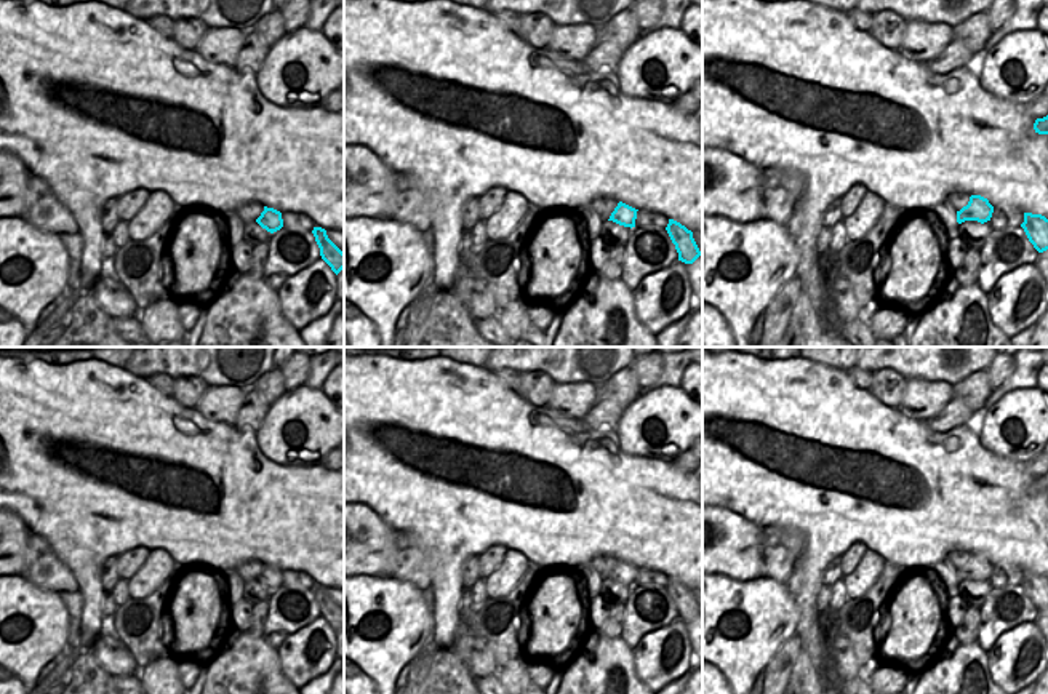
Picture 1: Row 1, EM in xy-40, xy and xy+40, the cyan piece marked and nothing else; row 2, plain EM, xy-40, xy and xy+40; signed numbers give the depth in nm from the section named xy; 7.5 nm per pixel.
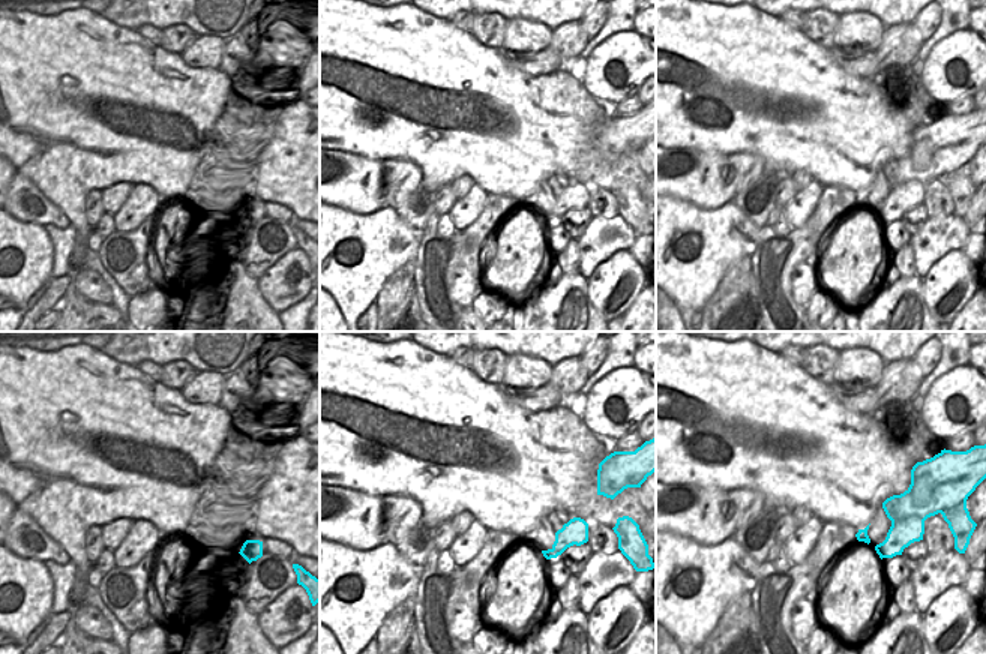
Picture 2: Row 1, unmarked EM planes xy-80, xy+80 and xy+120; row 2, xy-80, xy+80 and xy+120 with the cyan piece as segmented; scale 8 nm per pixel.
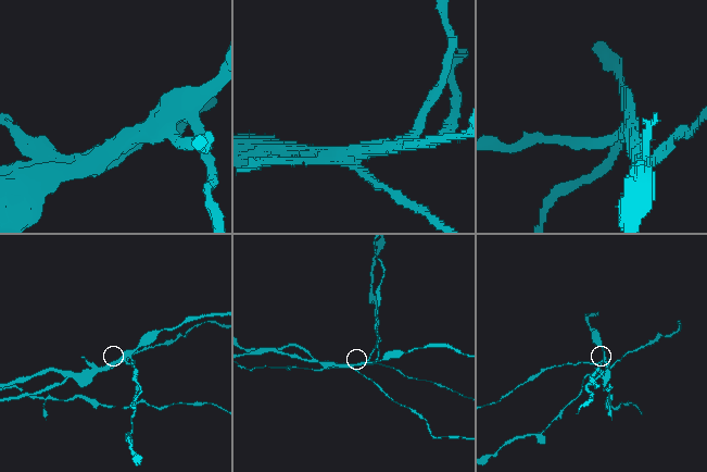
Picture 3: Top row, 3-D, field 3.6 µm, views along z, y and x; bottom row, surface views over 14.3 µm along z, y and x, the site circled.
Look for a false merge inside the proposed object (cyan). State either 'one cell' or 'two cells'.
two cells

